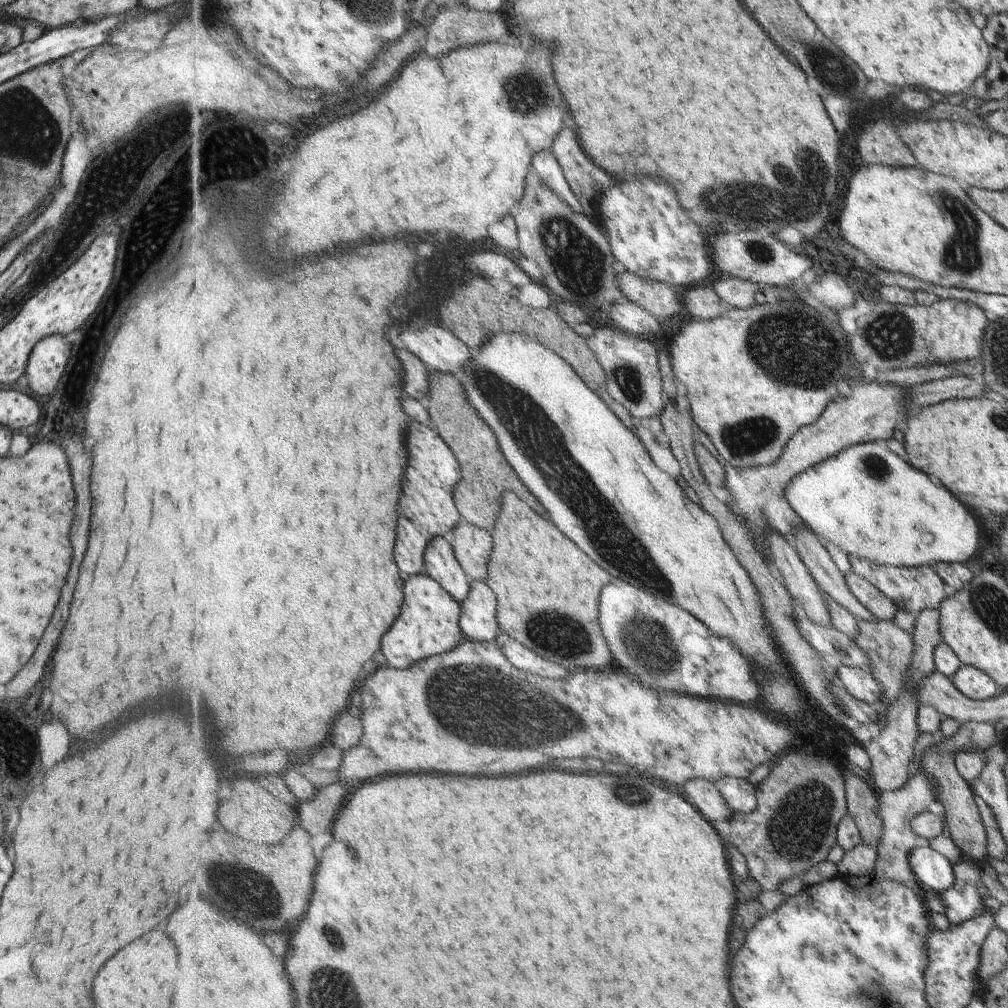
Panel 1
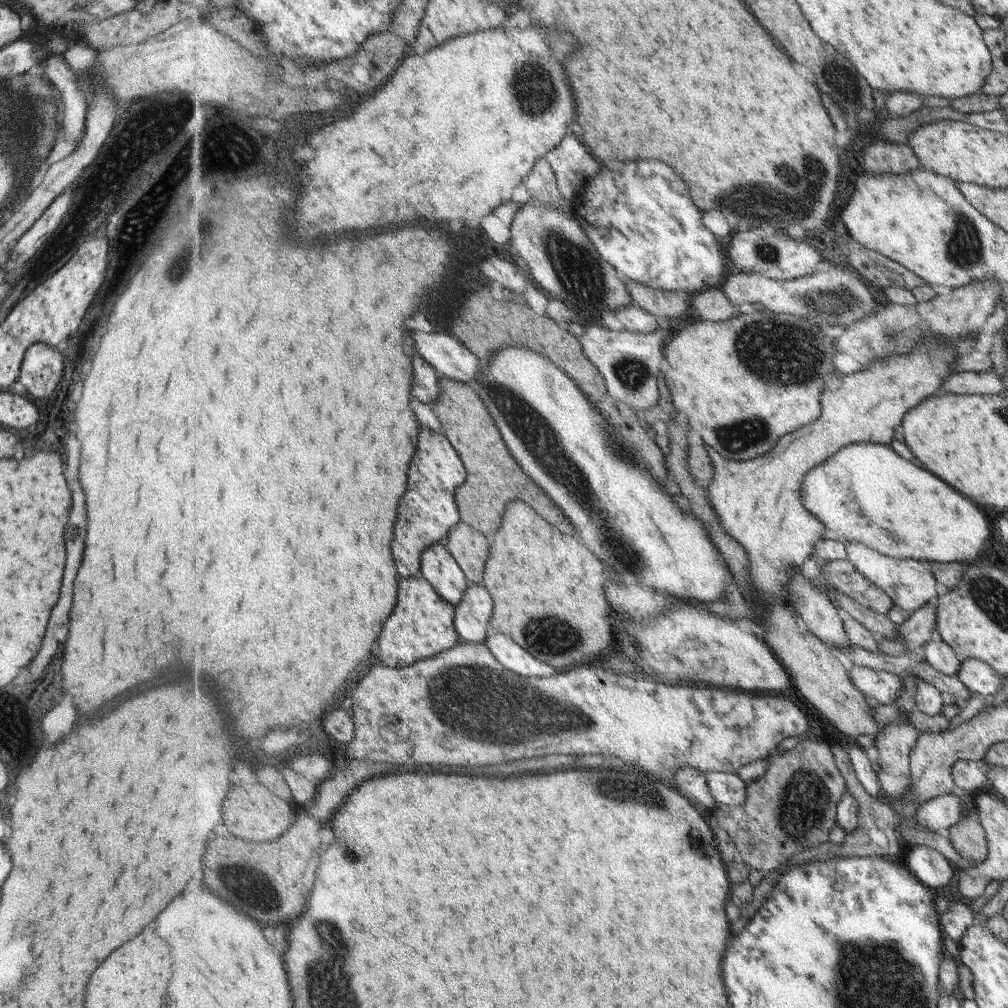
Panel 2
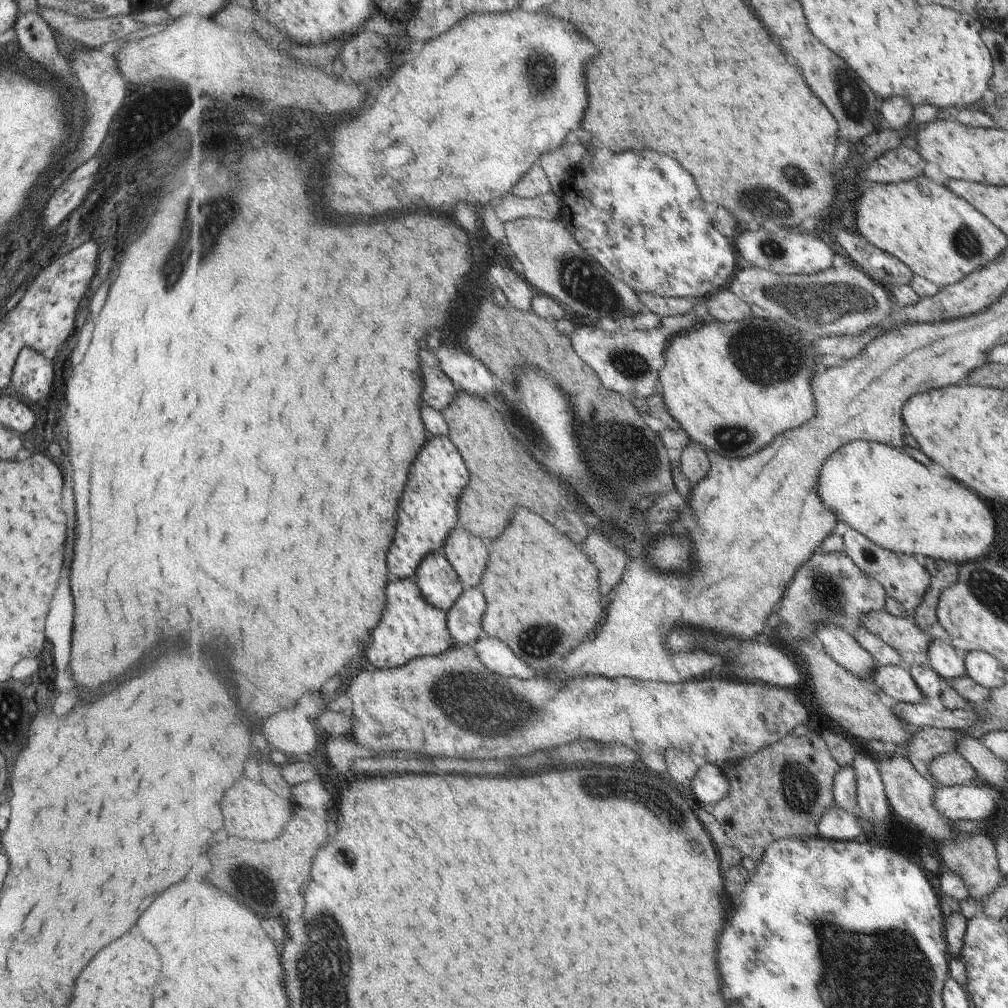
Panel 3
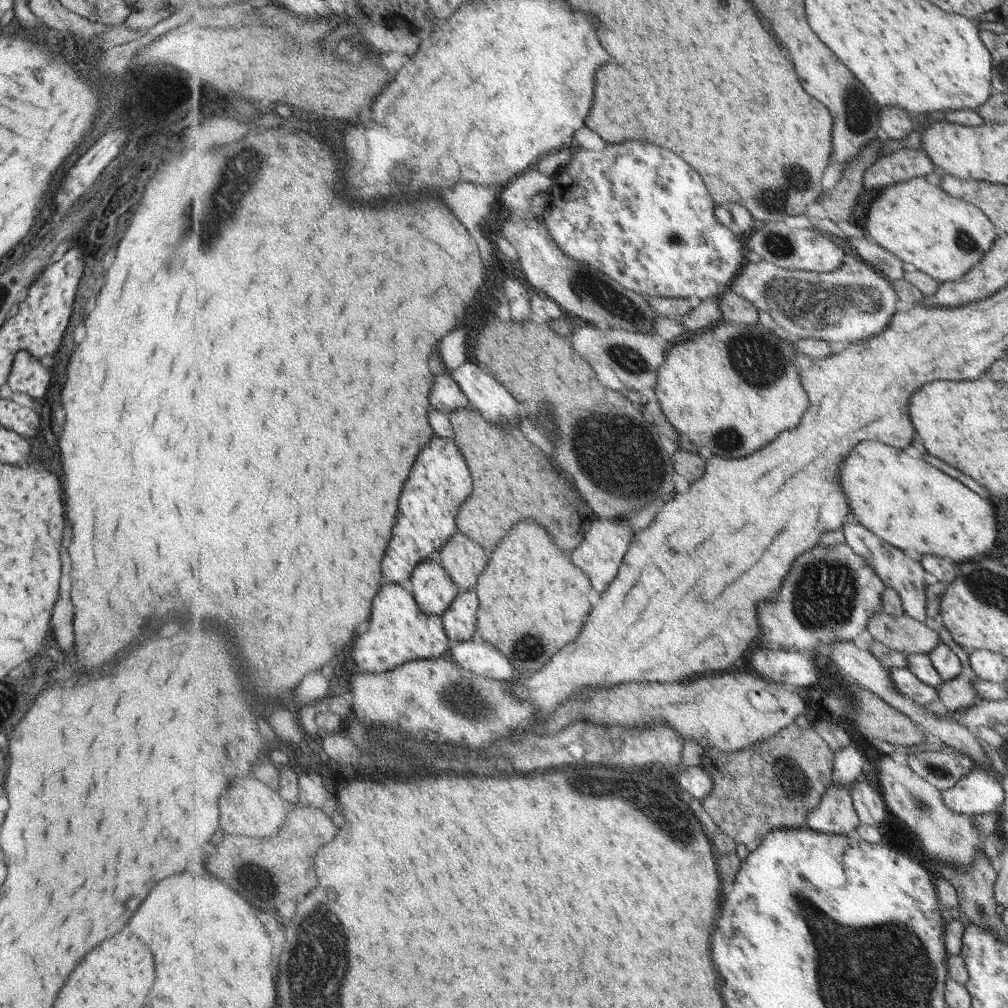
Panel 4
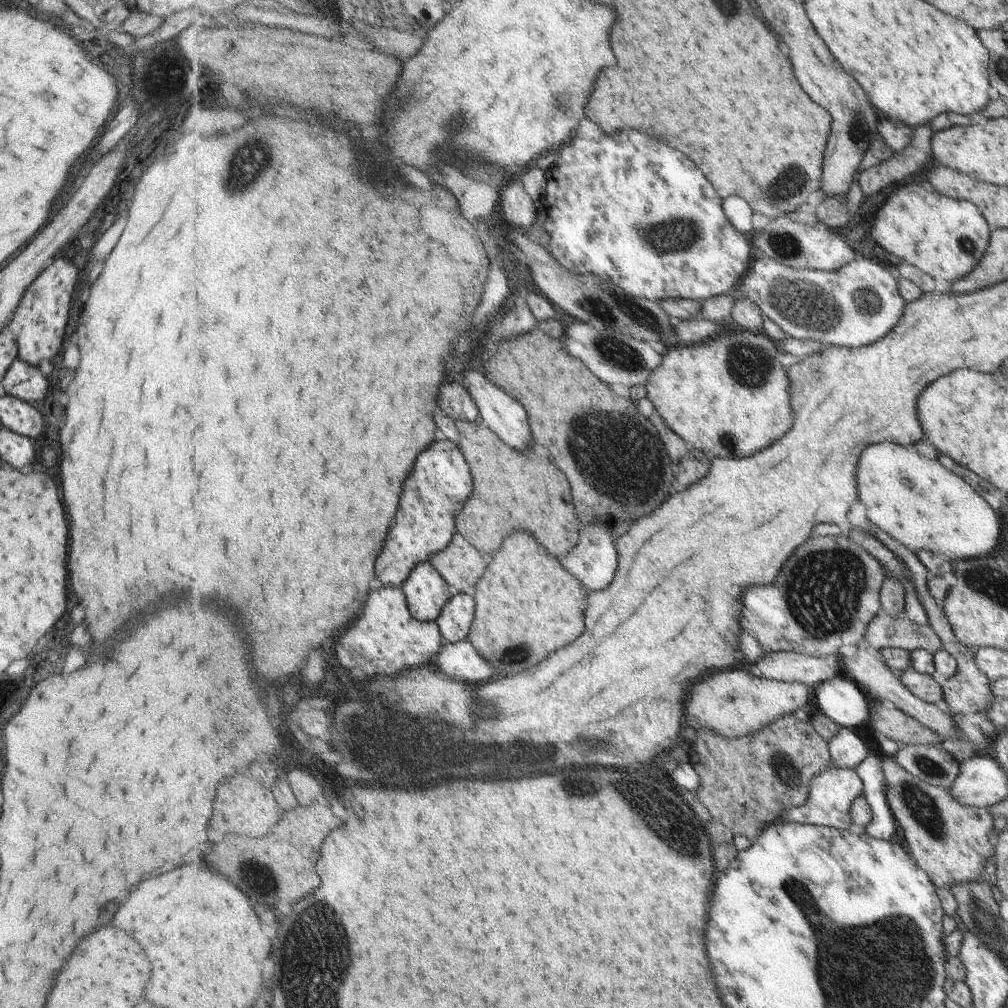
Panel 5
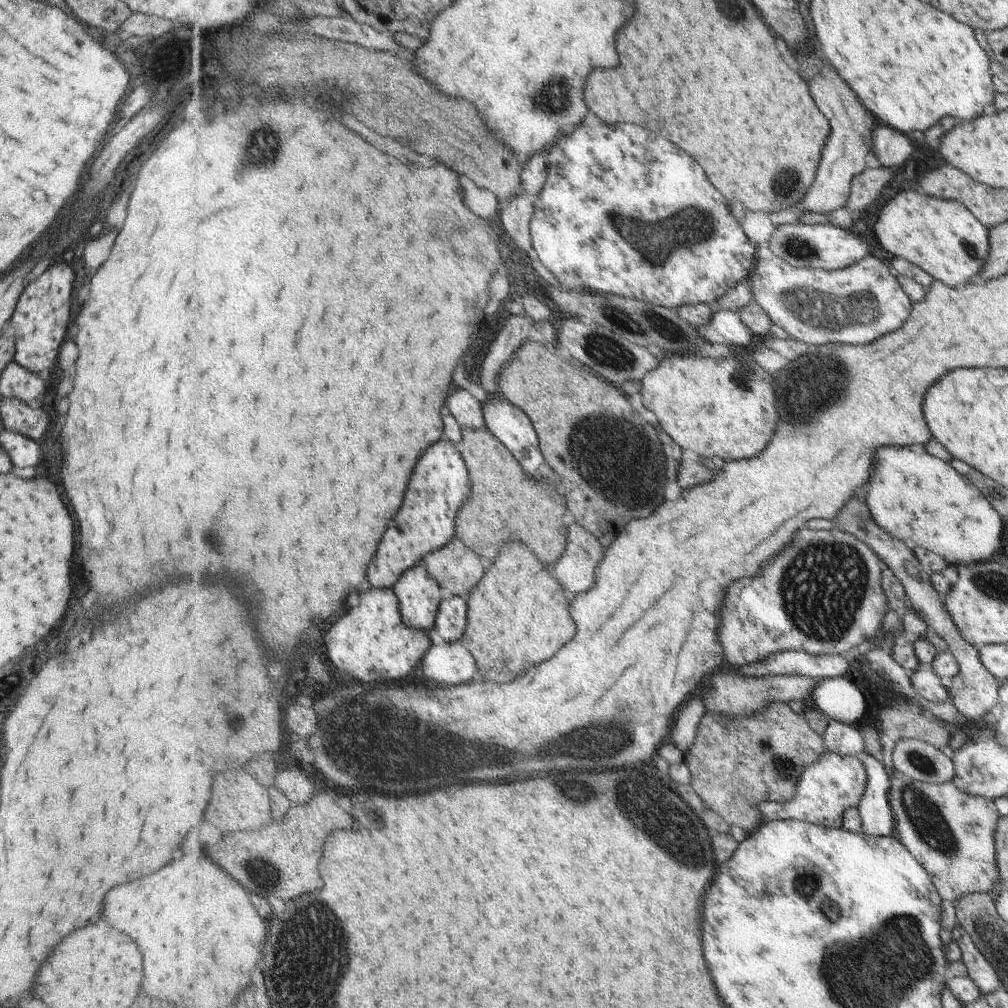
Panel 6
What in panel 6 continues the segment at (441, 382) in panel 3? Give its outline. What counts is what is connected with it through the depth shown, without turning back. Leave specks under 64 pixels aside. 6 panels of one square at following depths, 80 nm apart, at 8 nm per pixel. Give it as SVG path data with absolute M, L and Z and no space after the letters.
M457 386L457 390L451 390L447 404L451 414L462 427L474 429L487 427L480 396Z

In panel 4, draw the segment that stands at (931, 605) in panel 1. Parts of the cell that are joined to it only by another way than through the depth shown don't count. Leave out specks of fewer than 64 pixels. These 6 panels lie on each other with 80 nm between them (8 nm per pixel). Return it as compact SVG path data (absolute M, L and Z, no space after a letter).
M851 512L851 516L846 516L847 522L844 524L842 530L847 544L852 546L852 549L861 558L864 559L865 564L870 565L875 574L881 578L885 588L893 589L901 601L905 614L912 619L918 620L920 623L925 622L925 597L923 583L923 569L922 566L909 558L902 550L895 550L889 544L881 542L877 536L871 536L871 532L863 528L856 520L855 515Z

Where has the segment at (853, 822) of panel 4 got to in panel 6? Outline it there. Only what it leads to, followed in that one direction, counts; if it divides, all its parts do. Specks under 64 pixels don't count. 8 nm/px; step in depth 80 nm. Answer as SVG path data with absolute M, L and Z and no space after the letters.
M829 750L815 764L805 767L800 776L795 798L787 802L765 801L760 811L765 822L771 820L800 820L833 828L844 826L843 816L851 807L857 807L864 791L866 774L855 755L840 755Z

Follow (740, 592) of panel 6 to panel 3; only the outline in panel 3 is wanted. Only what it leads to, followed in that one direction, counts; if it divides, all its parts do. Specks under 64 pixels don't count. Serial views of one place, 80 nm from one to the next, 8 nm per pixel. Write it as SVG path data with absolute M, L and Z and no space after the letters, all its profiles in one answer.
M844 550L840 553L814 554L794 576L793 582L786 590L785 596L777 604L775 613L778 618L777 629L771 635L774 641L780 645L785 642L793 644L795 641L802 641L815 636L816 628L827 621L833 621L845 627L849 632L861 625L860 614L871 612L871 610L881 610L885 592L883 587L874 578L863 573L855 564L855 561Z

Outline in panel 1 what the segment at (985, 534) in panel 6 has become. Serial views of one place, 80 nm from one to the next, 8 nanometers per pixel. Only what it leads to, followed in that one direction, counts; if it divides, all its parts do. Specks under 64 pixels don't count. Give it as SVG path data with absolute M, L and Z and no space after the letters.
M883 442L857 444L799 474L787 486L789 504L823 543L838 546L847 556L857 555L878 565L931 566L934 563L965 563L981 542L981 526L945 488L935 486L925 474L907 466L887 450Z

